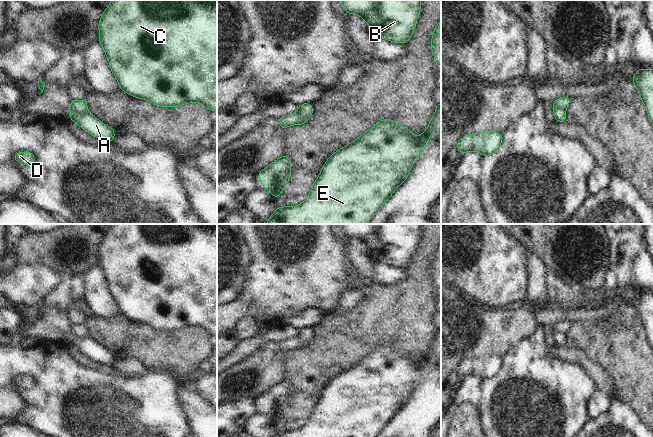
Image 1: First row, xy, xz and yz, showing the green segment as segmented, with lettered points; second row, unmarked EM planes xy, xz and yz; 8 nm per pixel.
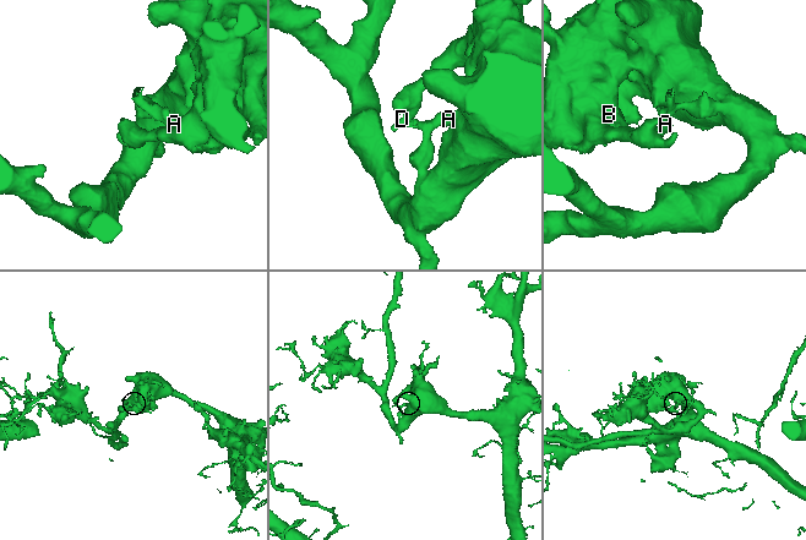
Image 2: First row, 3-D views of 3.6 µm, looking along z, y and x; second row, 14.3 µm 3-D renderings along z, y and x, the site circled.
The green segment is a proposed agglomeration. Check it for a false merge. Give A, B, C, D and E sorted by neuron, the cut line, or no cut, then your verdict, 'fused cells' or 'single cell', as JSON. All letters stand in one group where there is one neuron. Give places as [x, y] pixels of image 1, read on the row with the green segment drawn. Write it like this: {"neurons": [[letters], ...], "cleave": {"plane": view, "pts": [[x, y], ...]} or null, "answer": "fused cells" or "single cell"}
{"neurons": [["A"], ["B", "C", "D", "E"]], "cleave": {"plane": "xy", "pts": [[71, 108], [76, 112], [87, 112]]}, "answer": "fused cells"}

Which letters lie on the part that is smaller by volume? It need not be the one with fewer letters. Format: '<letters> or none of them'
A

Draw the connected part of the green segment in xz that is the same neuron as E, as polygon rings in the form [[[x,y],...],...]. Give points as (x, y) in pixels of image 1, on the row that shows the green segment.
[[[436,103],[436,112],[420,136],[414,136],[408,128],[394,120],[379,120],[372,129],[365,131],[327,159],[308,197],[301,204],[275,208],[275,213],[269,217],[266,224],[366,224],[407,179],[413,162],[423,152],[432,132],[441,135],[441,103]]]

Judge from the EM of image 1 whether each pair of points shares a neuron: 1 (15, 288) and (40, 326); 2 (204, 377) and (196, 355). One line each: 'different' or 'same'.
1: different
2: different

